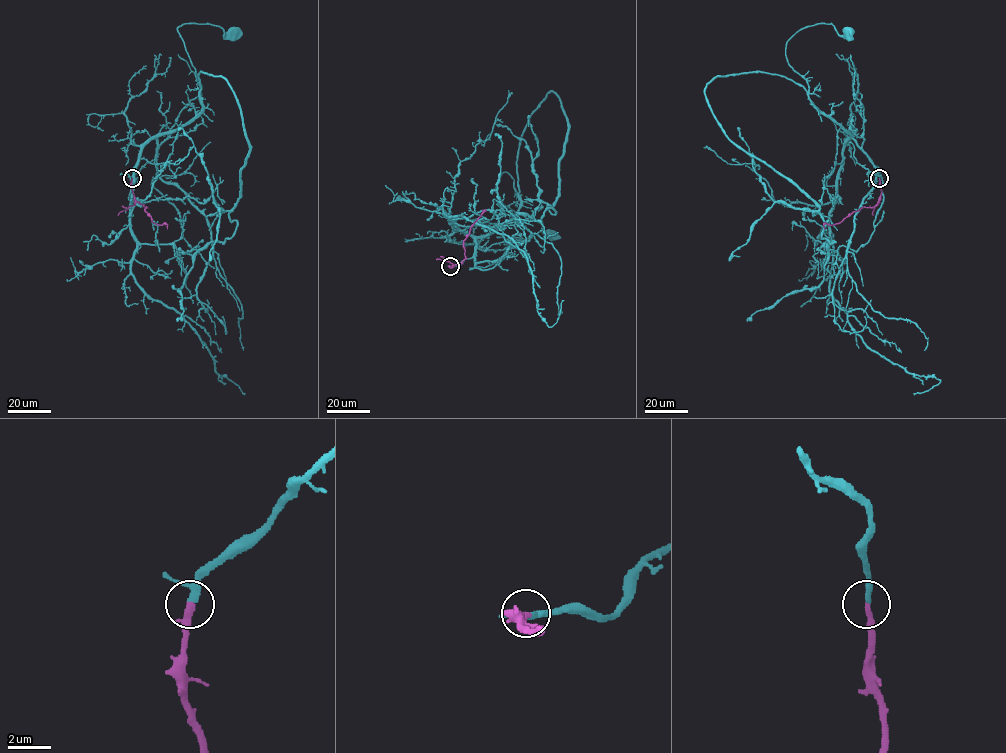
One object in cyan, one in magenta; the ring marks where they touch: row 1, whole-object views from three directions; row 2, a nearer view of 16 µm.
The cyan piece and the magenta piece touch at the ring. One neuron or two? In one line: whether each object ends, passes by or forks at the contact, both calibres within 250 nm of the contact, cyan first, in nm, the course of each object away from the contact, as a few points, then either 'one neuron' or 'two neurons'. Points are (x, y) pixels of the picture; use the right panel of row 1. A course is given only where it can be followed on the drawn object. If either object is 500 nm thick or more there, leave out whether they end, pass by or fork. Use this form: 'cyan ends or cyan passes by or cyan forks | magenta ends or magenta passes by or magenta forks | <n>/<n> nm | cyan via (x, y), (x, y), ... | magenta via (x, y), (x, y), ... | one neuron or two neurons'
cyan passes by | magenta ends | 240/300 nm | cyan via (879, 179), (857, 141), (812, 103), (808, 84), (785, 55), (786, 44), (809, 26), (848, 31) | magenta via (879, 179), (880, 198), (875, 206), (862, 207), (838, 223), (824, 224), (825, 229) | one neuron

